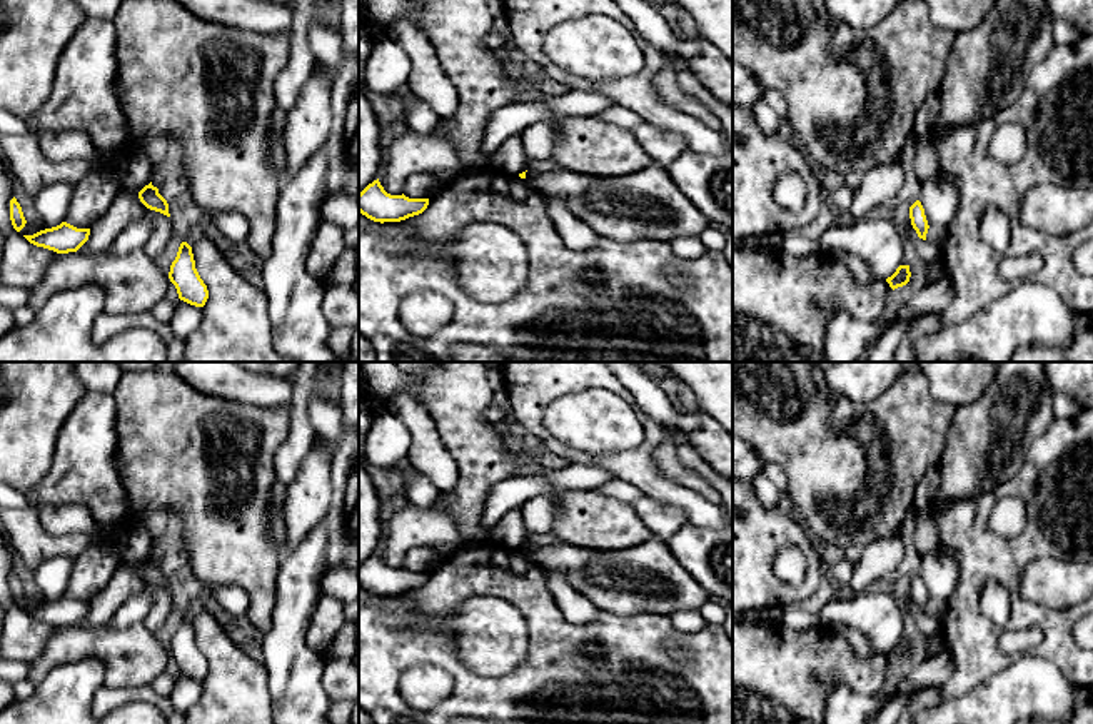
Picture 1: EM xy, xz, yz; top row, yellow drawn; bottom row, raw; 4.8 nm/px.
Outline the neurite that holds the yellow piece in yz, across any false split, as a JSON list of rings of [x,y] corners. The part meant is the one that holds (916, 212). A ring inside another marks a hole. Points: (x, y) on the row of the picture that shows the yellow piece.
[[[916,200],[909,207],[909,219],[911,219],[911,225],[916,230],[918,237],[926,240],[926,234],[928,234],[929,225],[928,225],[924,209],[919,200]]]

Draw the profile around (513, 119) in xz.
[[[569,90],[566,95],[557,95],[544,102],[519,102],[506,105],[489,117],[481,152],[491,158],[504,140],[551,115],[592,117],[611,105],[614,105],[614,102],[609,97],[587,90]]]

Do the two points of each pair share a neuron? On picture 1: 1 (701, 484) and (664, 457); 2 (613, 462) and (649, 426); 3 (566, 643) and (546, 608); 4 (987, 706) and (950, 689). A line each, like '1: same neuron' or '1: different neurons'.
1: same neuron
2: same neuron
3: same neuron
4: different neurons

